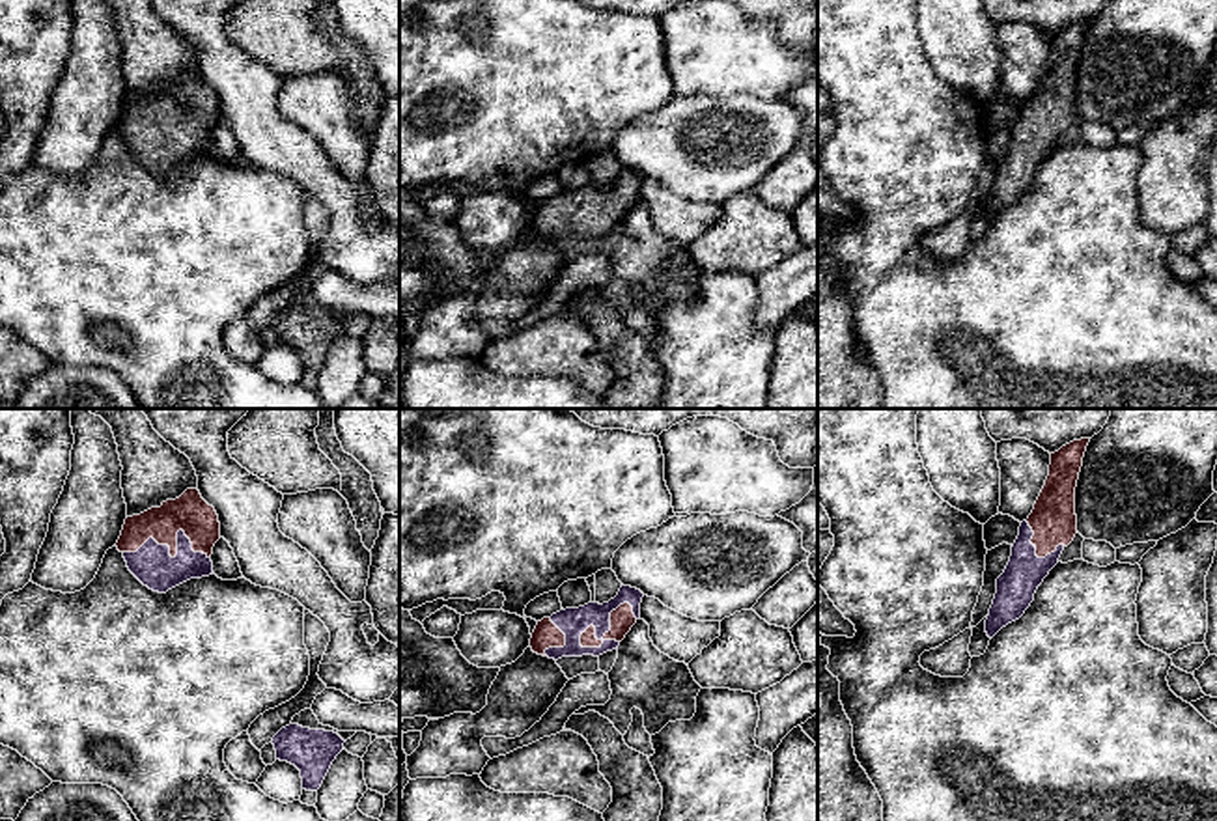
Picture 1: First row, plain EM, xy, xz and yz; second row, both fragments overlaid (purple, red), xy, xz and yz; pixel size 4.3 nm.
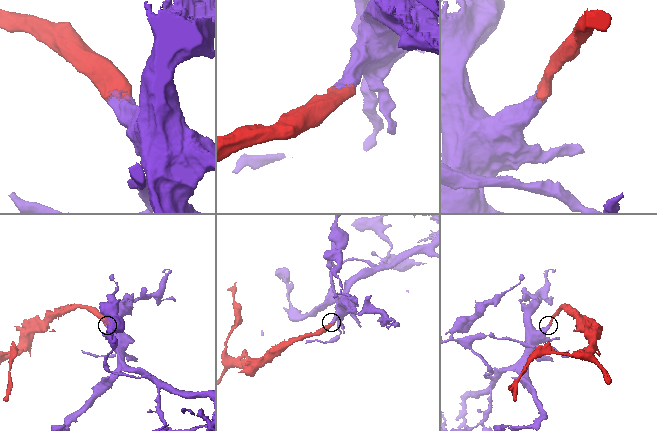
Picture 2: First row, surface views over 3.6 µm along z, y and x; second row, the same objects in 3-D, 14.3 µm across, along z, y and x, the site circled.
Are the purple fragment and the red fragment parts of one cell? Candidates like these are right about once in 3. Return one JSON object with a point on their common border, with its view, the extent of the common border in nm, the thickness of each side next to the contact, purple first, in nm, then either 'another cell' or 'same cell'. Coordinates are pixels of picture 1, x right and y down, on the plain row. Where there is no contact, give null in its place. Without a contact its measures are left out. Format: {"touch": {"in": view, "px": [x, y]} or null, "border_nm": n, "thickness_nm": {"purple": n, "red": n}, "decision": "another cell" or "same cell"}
{"touch": {"in": "xz", "px": [609, 209]}, "border_nm": 280, "thickness_nm": {"purple": 120, "red": 100}, "decision": "same cell"}

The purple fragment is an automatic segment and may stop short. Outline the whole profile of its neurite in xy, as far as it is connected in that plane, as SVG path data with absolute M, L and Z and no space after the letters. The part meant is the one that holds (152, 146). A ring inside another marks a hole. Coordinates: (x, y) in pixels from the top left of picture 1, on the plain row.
M198 71L125 101L116 125L129 153L149 172L166 175L190 162L213 157L213 129L220 104Z

